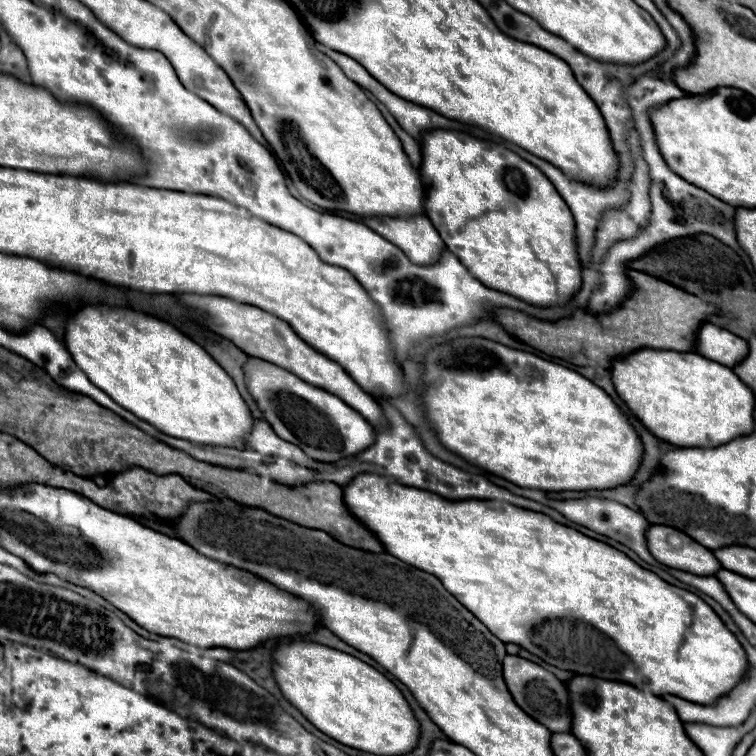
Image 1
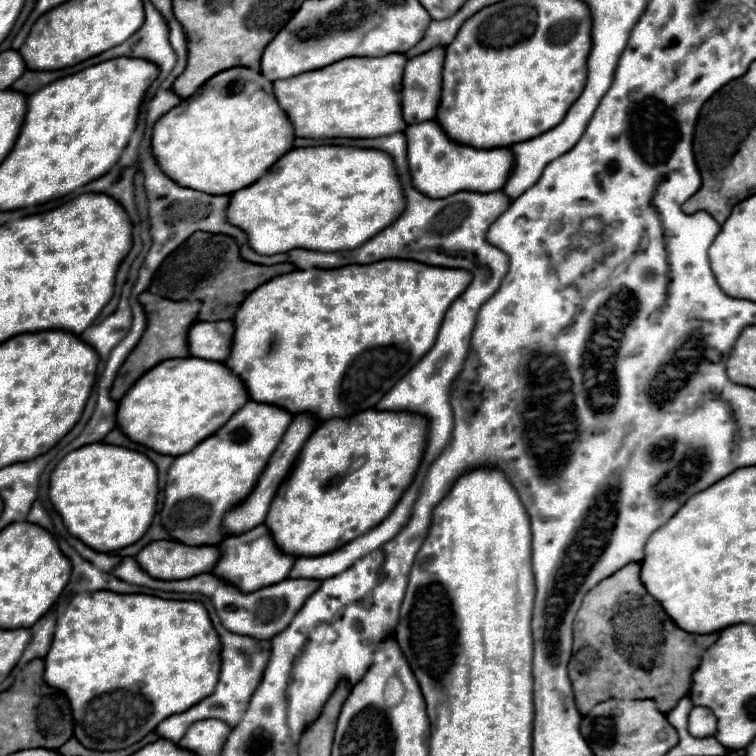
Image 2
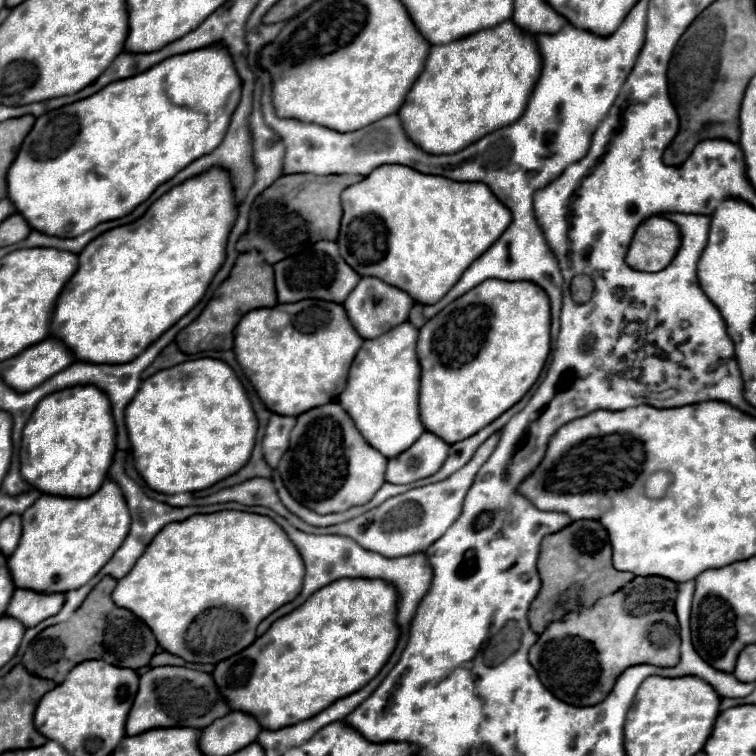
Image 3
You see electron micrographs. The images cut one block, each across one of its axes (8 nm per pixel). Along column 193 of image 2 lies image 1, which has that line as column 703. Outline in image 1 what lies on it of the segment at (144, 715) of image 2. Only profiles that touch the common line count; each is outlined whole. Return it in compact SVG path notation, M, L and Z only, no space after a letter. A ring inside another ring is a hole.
M360 474L344 486L344 502L366 528L376 532L388 554L432 572L494 636L520 644L552 666L626 682L654 696L674 694L702 706L712 706L728 696L750 670L742 644L702 598L664 582L624 552L556 524L548 516L502 506L496 500L440 500L430 492L404 488L372 474Z

